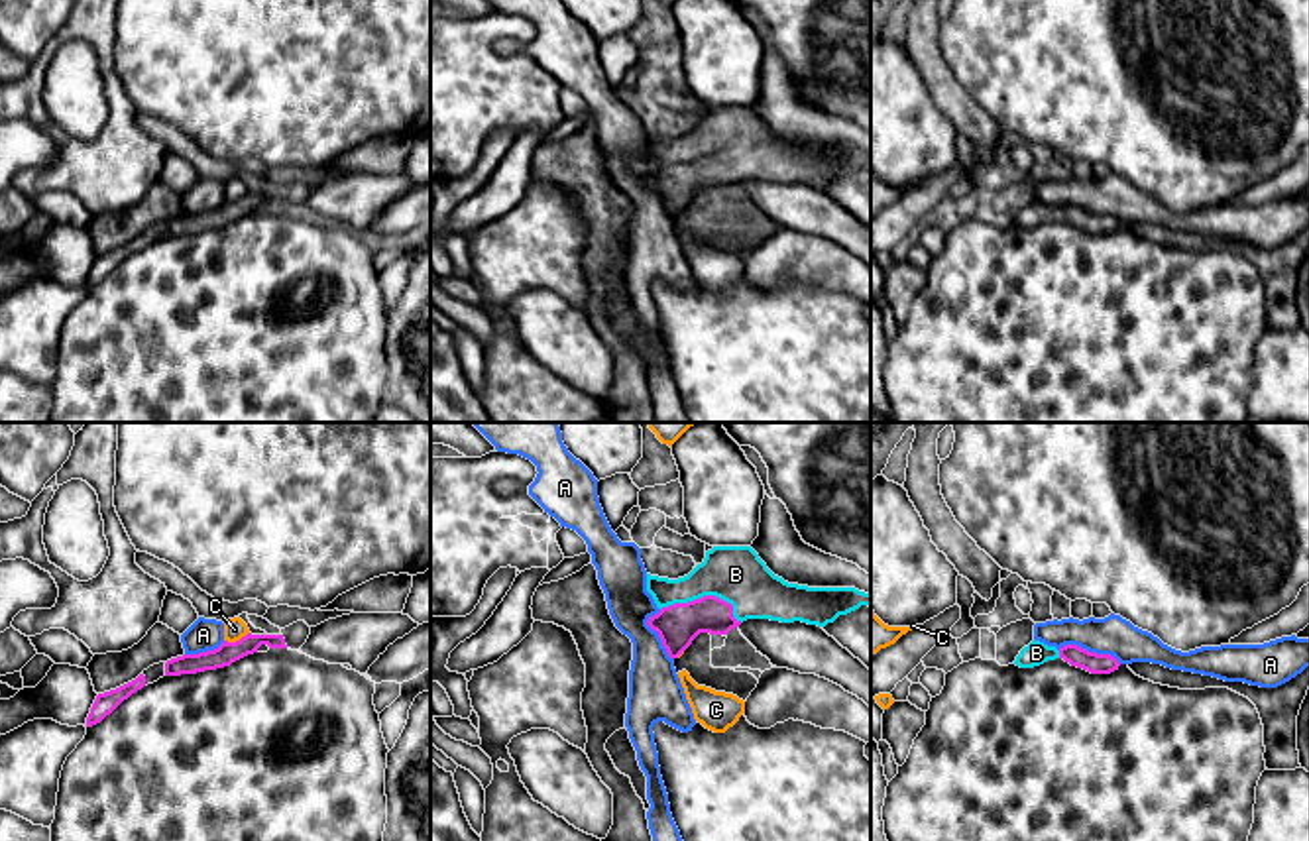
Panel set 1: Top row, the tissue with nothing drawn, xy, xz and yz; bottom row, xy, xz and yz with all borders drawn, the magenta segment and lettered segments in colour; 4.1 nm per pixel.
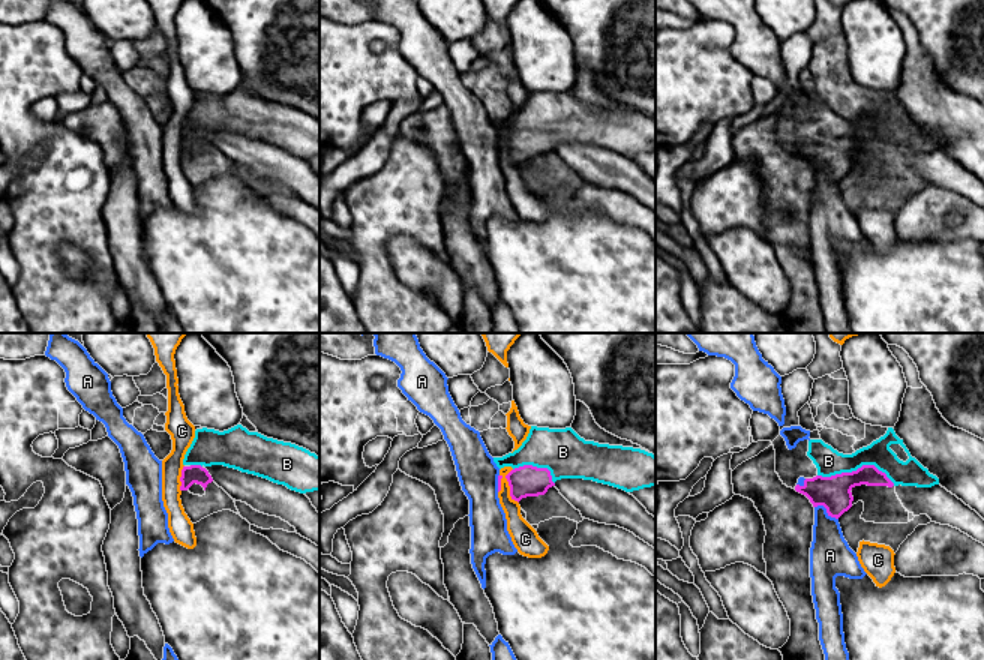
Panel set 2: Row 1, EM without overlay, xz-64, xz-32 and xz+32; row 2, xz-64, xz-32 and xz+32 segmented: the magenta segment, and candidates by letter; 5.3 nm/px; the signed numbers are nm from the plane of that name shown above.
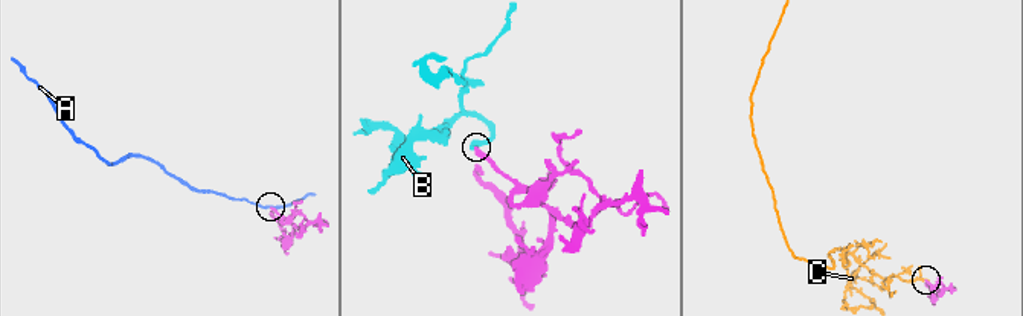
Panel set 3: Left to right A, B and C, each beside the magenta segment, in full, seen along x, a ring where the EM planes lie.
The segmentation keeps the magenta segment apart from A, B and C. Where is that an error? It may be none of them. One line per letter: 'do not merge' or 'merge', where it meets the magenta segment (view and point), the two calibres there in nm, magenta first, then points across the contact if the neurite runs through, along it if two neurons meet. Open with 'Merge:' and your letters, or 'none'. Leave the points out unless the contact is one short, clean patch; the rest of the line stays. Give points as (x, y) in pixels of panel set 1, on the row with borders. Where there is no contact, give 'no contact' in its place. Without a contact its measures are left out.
Merge: B
A: do not merge | yz (1087, 651) | 90/160 nm | along yz (1058, 649), (1080, 645), (1087, 651), (1109, 653), (1121, 663)
B: merge | xz (706, 596) | 170/240 nm | across xz (677, 625), (706, 596), (736, 574)
C: do not merge | xy (236, 641) | 90/90 nm | along xy (248, 631), (234, 641), (225, 641)

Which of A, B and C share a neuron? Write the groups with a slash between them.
A / B / C

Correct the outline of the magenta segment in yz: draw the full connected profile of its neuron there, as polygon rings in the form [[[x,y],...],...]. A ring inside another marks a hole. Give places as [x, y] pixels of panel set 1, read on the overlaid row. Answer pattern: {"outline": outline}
{"outline": [[[1032,641],[1024,646],[1014,664],[1020,668],[1034,668],[1055,658],[1063,658],[1071,666],[1083,668],[1091,674],[1110,674],[1120,666],[1120,662],[1110,654],[1089,652],[1077,645],[1065,645],[1057,650],[1055,646],[1048,646],[1040,641]]]}

